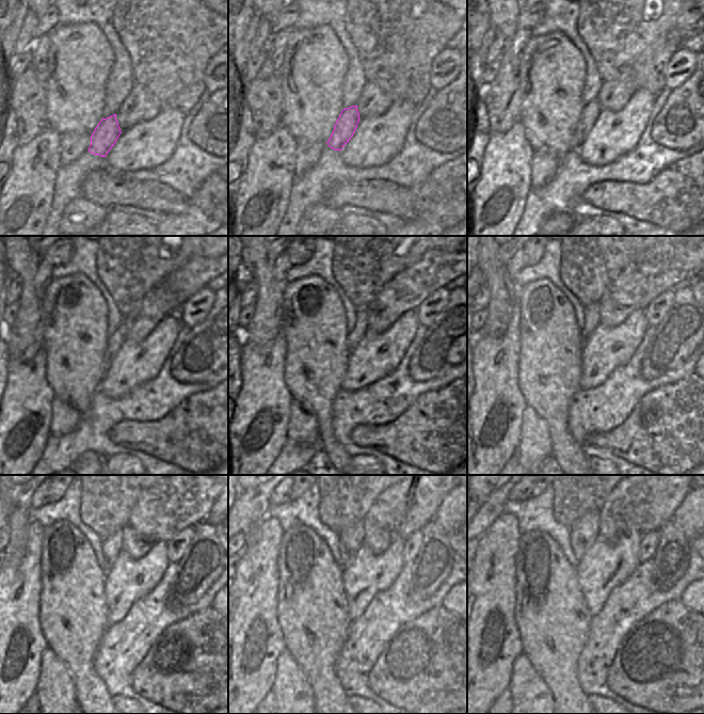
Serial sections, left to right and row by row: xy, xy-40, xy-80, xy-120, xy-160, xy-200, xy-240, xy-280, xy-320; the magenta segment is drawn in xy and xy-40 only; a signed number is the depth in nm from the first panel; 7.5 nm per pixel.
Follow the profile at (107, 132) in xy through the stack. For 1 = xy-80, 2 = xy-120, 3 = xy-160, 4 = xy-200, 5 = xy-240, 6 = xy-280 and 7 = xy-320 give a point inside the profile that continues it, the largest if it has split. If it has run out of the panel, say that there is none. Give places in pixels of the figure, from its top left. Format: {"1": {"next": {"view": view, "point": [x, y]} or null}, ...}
{"1": {"next": {"view": "xy-80", "point": [591, 111]}}, "2": {"next": {"view": "xy-120", "point": [114, 342]}}, "3": {"next": {"view": "xy-160", "point": [355, 336]}}, "4": {"next": {"view": "xy-200", "point": [591, 316]}}, "5": {"next": {"view": "xy-240", "point": [111, 546]}}, "6": {"next": {"view": "xy-280", "point": [350, 540]}}, "7": {"next": {"view": "xy-320", "point": [585, 532]}}}

